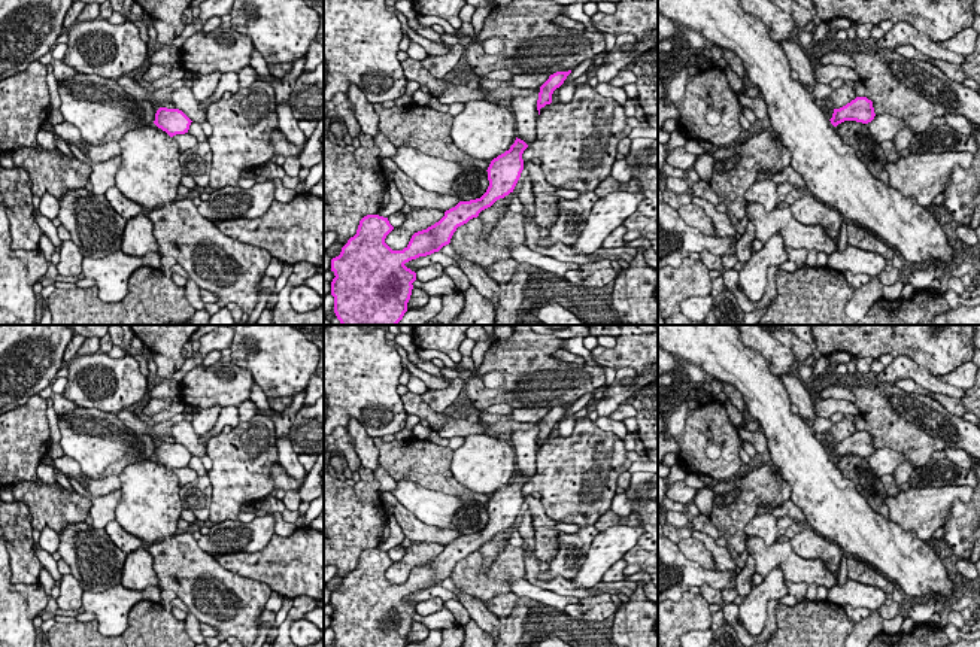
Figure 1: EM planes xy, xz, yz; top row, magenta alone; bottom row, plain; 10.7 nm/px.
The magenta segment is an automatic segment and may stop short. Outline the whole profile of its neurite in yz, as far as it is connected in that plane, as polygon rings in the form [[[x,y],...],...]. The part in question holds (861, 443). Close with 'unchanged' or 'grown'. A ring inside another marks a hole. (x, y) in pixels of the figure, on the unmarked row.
[[[856,431],[846,440],[840,443],[834,443],[832,452],[829,453],[834,461],[844,455],[856,455],[862,458],[868,458],[874,453],[874,441],[873,435],[867,431]]]; unchanged

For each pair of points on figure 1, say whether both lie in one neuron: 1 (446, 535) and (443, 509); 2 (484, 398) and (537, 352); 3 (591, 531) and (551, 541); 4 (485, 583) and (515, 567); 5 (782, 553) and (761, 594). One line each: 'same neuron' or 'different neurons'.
1: different neurons
2: same neuron
3: different neurons
4: same neuron
5: different neurons

